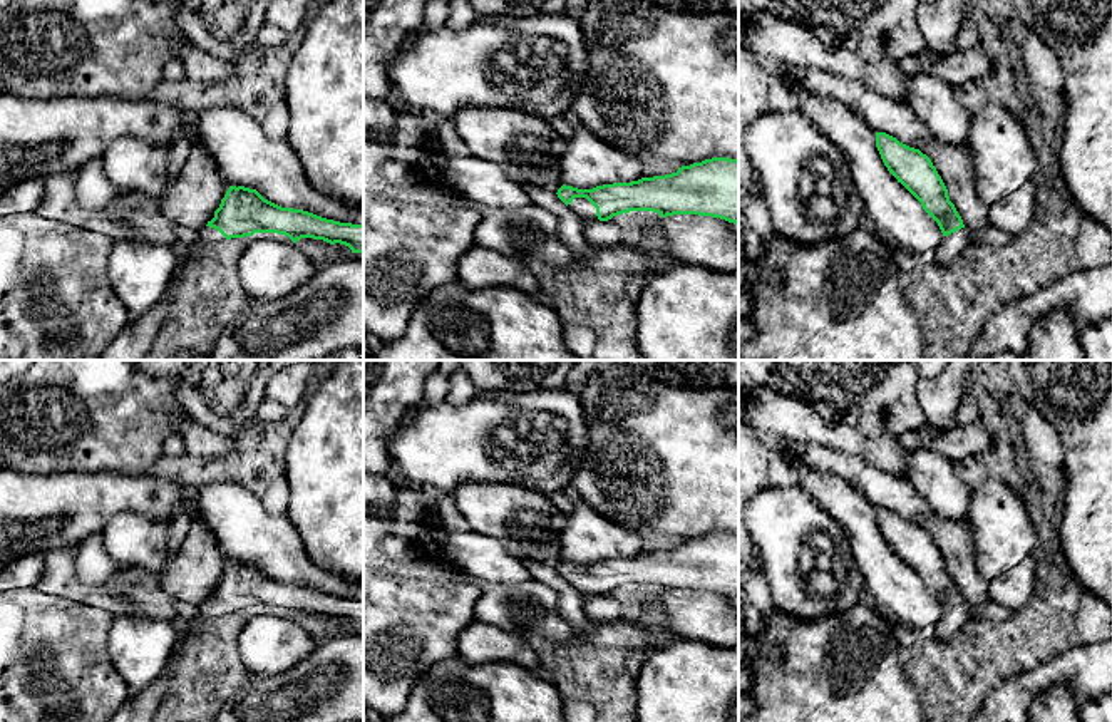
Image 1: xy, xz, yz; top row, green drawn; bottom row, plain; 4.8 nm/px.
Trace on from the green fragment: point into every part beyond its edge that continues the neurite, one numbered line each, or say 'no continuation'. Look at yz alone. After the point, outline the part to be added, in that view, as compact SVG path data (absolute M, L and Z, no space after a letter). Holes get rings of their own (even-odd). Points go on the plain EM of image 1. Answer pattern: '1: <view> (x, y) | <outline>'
1: yz (952, 622) | M961 603L948 611L943 611L940 621L928 633L943 642L953 638L971 616L970 608L971 606L968 603Z

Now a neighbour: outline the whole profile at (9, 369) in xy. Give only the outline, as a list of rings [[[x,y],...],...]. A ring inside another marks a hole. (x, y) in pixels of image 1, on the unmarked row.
[[[0,360],[0,387],[25,374],[33,360]]]

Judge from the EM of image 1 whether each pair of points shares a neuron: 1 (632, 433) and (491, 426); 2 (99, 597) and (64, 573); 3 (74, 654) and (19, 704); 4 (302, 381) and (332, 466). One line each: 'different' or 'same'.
1: different
2: same
3: same
4: different

